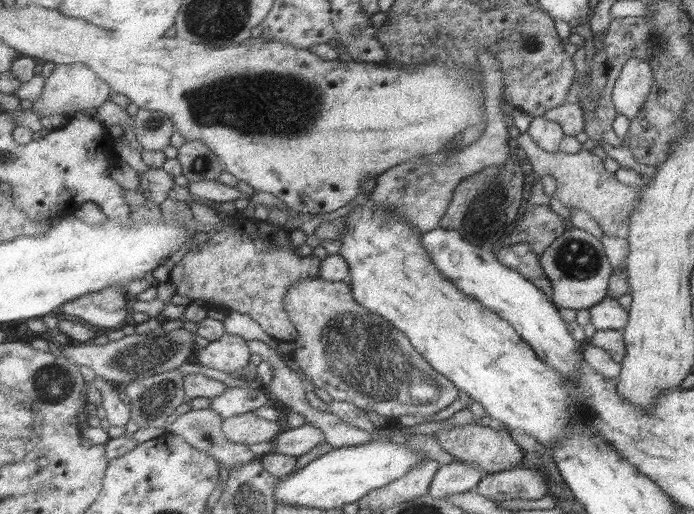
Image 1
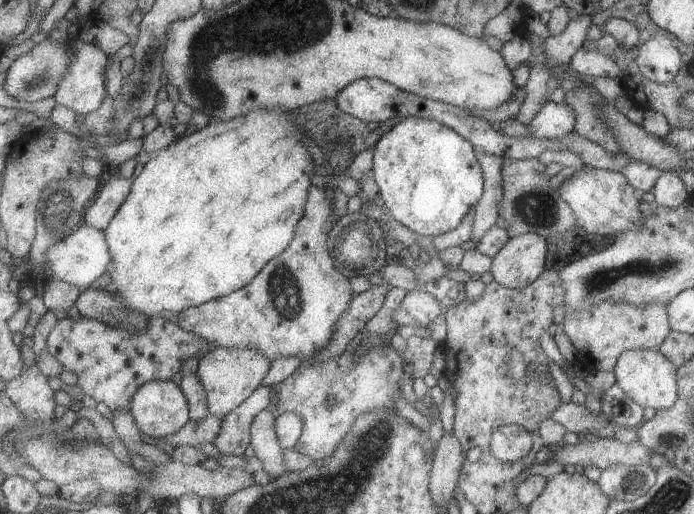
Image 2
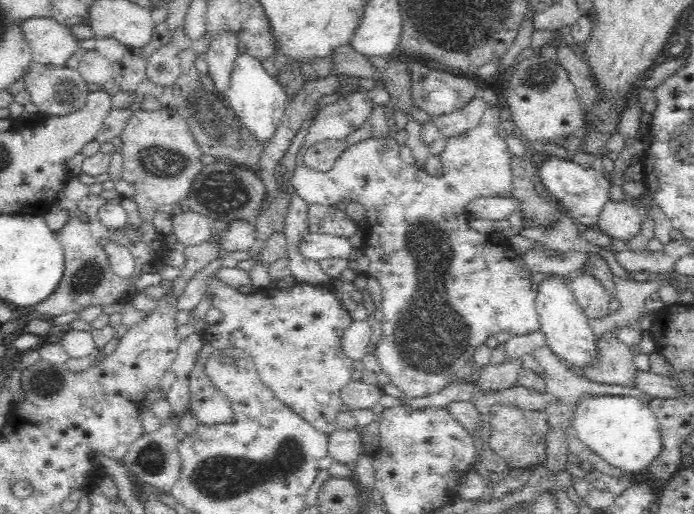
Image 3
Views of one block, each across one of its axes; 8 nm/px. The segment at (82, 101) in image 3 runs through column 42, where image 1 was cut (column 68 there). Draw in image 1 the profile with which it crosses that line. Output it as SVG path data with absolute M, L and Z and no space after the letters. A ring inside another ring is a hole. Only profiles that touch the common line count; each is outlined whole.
M55 64L52 73L46 78L41 96L28 106L36 110L41 117L55 116L55 114L77 113L85 108L99 108L109 100L111 86L86 64Z

